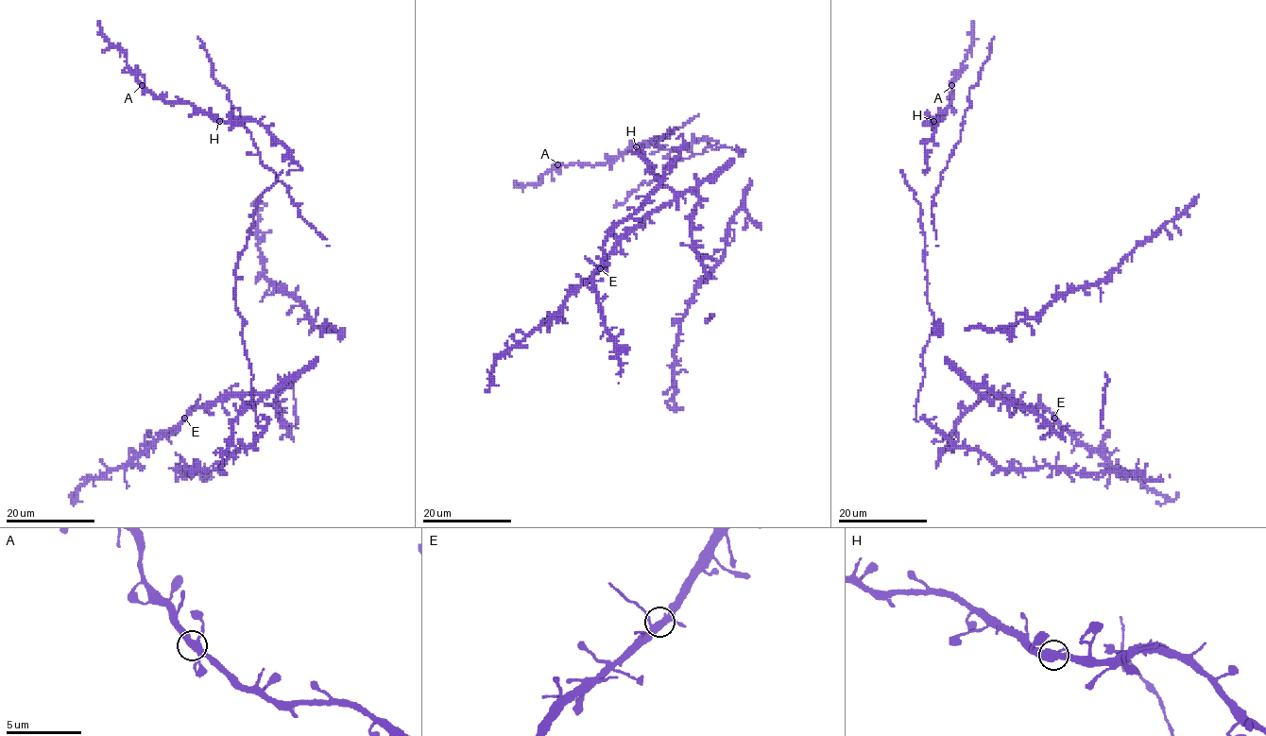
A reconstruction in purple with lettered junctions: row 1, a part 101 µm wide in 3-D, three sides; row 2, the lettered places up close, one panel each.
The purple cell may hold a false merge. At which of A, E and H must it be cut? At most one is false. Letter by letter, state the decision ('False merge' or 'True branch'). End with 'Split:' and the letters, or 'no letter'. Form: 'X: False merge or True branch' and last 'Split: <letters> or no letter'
A: True branch
E: True branch
H: True branch
Split: no letter

